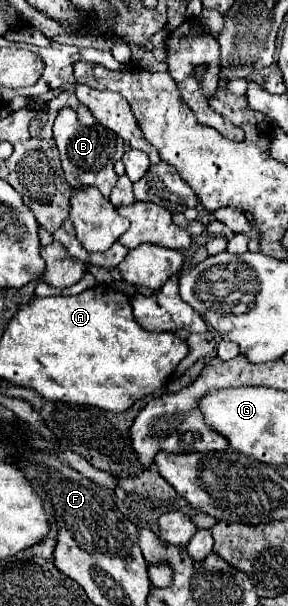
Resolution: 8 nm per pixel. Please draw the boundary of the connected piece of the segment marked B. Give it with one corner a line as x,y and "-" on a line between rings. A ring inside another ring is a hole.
73,108
59,110
55,124
53,124
53,140
59,150
59,158
61,158
61,166
63,166
67,184
75,190
83,188
83,186
95,186
101,190
101,194
105,198
109,198
109,192
117,180
113,164
117,160
121,160
121,156
125,152
123,140
101,124
93,124
93,126
79,124
77,112

